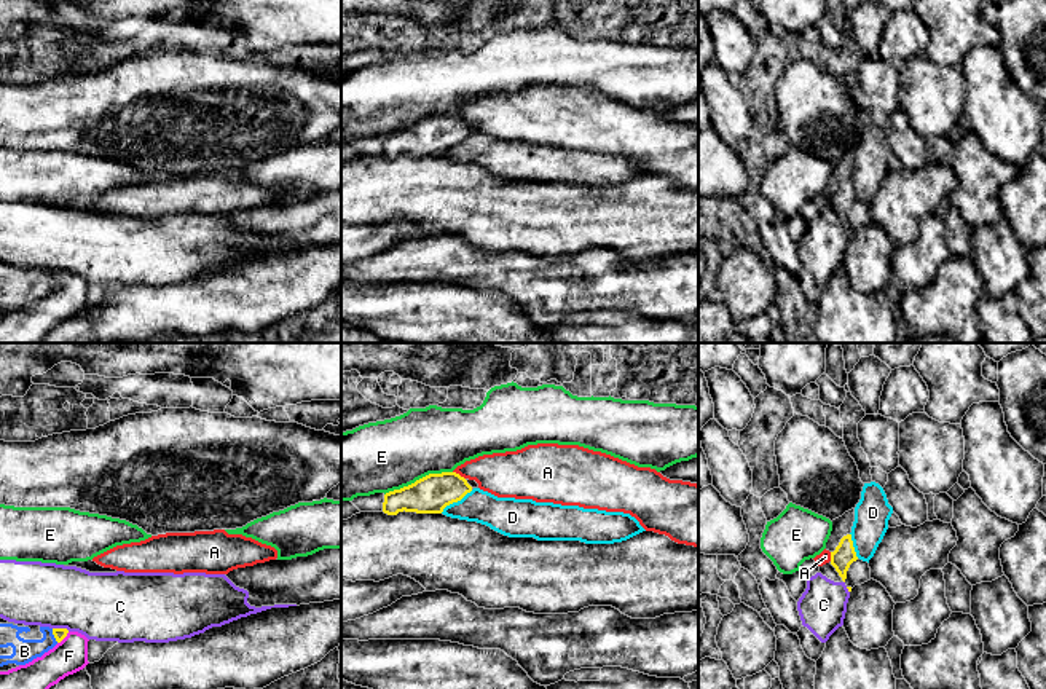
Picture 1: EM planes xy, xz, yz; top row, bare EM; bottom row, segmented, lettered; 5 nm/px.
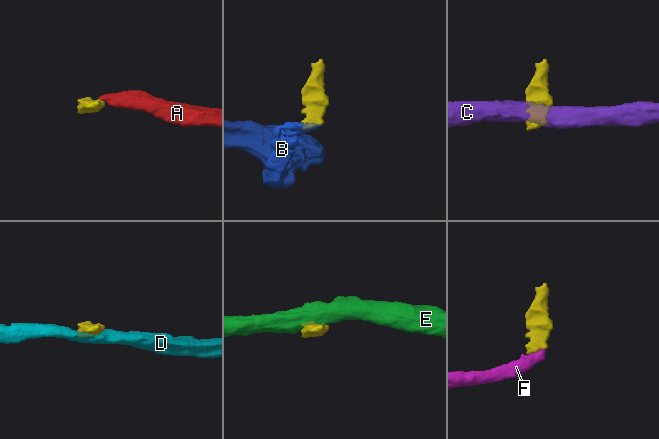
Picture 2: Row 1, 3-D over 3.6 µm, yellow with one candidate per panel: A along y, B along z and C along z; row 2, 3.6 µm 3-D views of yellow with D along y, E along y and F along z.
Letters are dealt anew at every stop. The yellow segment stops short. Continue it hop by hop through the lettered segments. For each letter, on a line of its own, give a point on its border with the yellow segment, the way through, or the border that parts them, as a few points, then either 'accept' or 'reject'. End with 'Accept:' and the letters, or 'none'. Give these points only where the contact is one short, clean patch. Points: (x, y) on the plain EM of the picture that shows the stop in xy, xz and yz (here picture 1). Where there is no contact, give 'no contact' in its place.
A: contact xz (458, 117); border xz (453, 114), (464, 122); reject
B: contact xy (53, 276); border xy (51, 271), (58, 284); reject
C: contact xy (61, 271); reject
D: contact xz (456, 144); reject
E: contact xz (420, 122); border xz (452, 114), (423, 118), (385, 137); reject
F: contact xy (62, 281); way xy (59, 276), (62, 281), (69, 287), (69, 299); accept
Accept: F

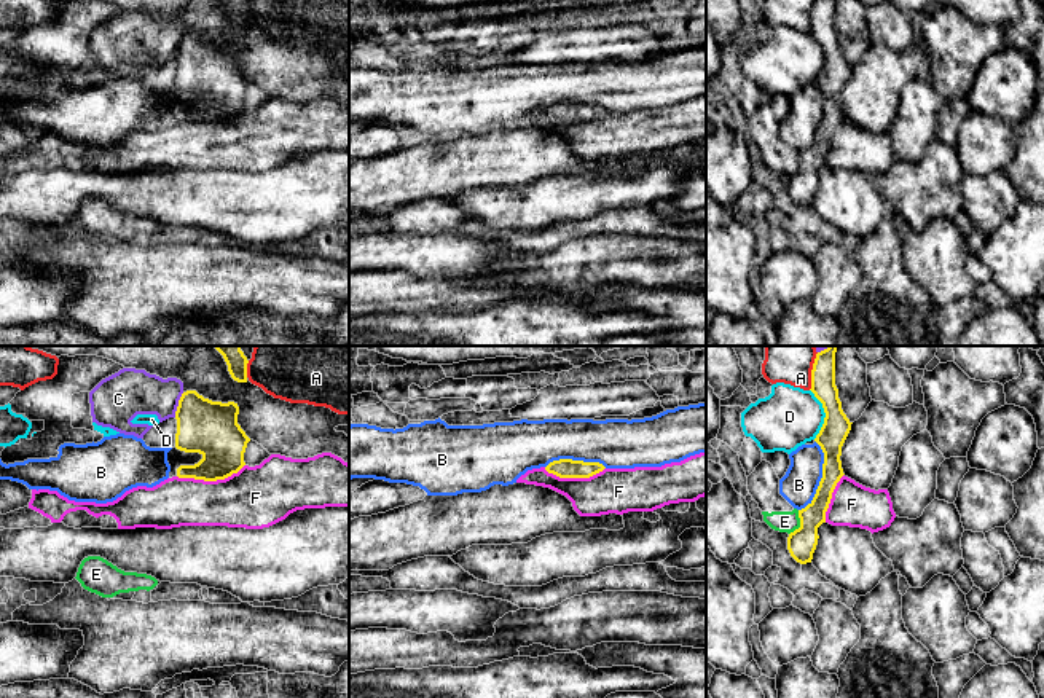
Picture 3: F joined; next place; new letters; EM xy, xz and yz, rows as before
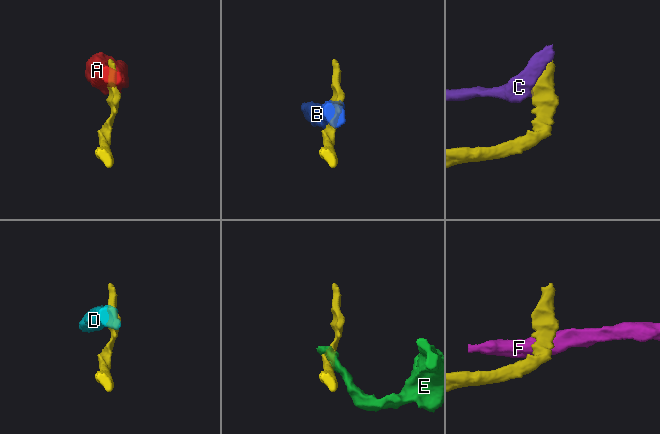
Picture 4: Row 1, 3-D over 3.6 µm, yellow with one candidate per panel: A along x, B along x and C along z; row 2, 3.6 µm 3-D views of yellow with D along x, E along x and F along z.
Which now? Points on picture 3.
A: contact yz (812, 16); reject
B: contact yz (823, 120); reject
C: contact xy (179, 48); reject
D: contact yz (826, 58); border yz (810, 32), (824, 56), (824, 66), (815, 82); reject
E: contact yz (800, 166); reject
F: contact xy (211, 123); border xy (244, 107), (236, 115), (215, 123), (177, 120); reject
Accept: none

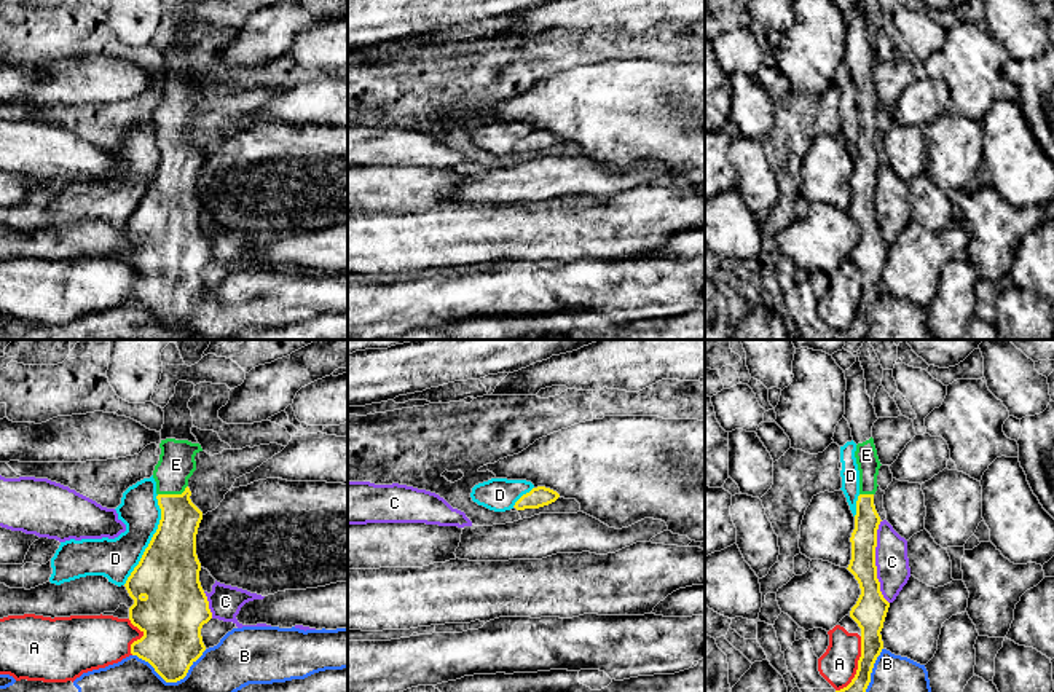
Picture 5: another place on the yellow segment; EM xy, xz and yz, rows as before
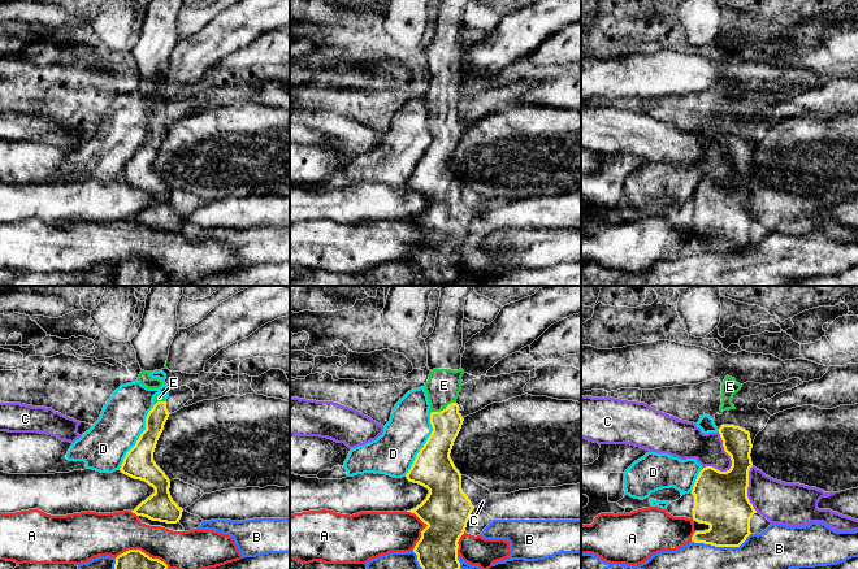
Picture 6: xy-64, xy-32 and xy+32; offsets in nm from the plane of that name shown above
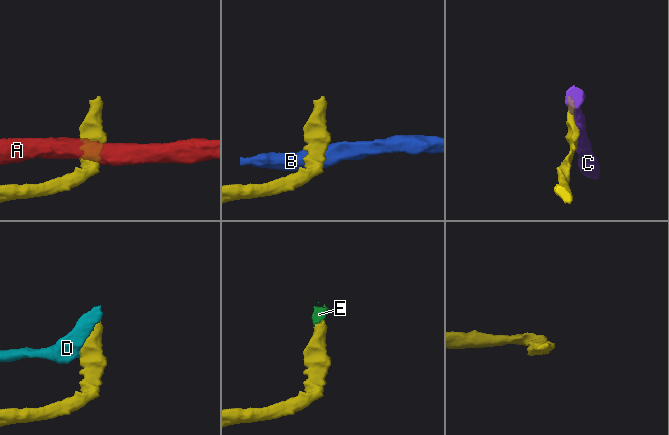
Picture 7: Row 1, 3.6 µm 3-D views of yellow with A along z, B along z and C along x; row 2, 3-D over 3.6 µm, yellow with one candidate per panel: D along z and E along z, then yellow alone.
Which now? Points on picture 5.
A: contact yz (858, 310); reject
B: contact xy (171, 324); border xy (206, 292), (176, 324), (166, 324), (133, 297); reject
C: contact yz (874, 204); reject
D: contact xy (152, 182); reject
E: contact xy (173, 137); way xy (174, 187), (173, 137), (173, 112), (176, 107); accept
Accept: E

